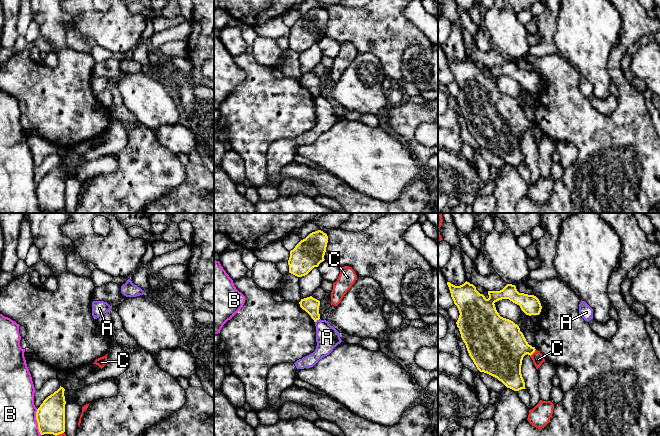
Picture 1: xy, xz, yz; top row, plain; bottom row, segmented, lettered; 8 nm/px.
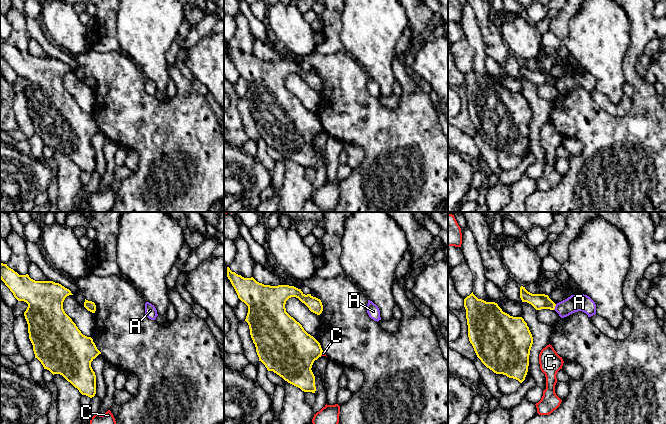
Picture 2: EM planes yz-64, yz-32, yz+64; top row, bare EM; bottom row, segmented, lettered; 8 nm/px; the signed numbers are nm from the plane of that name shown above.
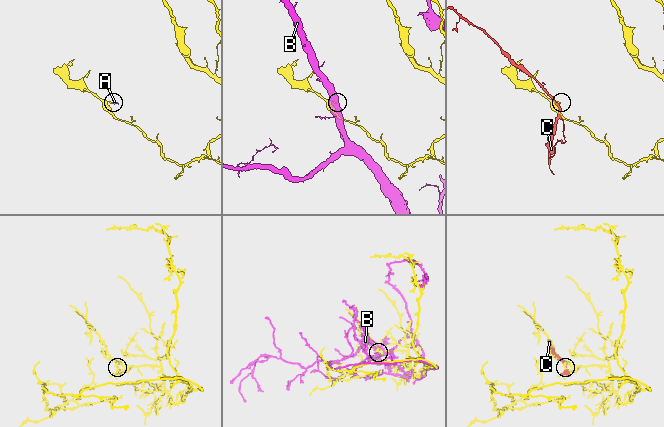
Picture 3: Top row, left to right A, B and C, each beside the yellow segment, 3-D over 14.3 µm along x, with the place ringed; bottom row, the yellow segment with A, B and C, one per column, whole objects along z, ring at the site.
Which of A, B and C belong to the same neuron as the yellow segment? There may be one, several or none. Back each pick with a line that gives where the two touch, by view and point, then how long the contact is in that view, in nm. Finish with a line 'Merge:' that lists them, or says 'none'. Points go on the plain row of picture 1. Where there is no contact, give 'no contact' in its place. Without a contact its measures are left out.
Merge: none

